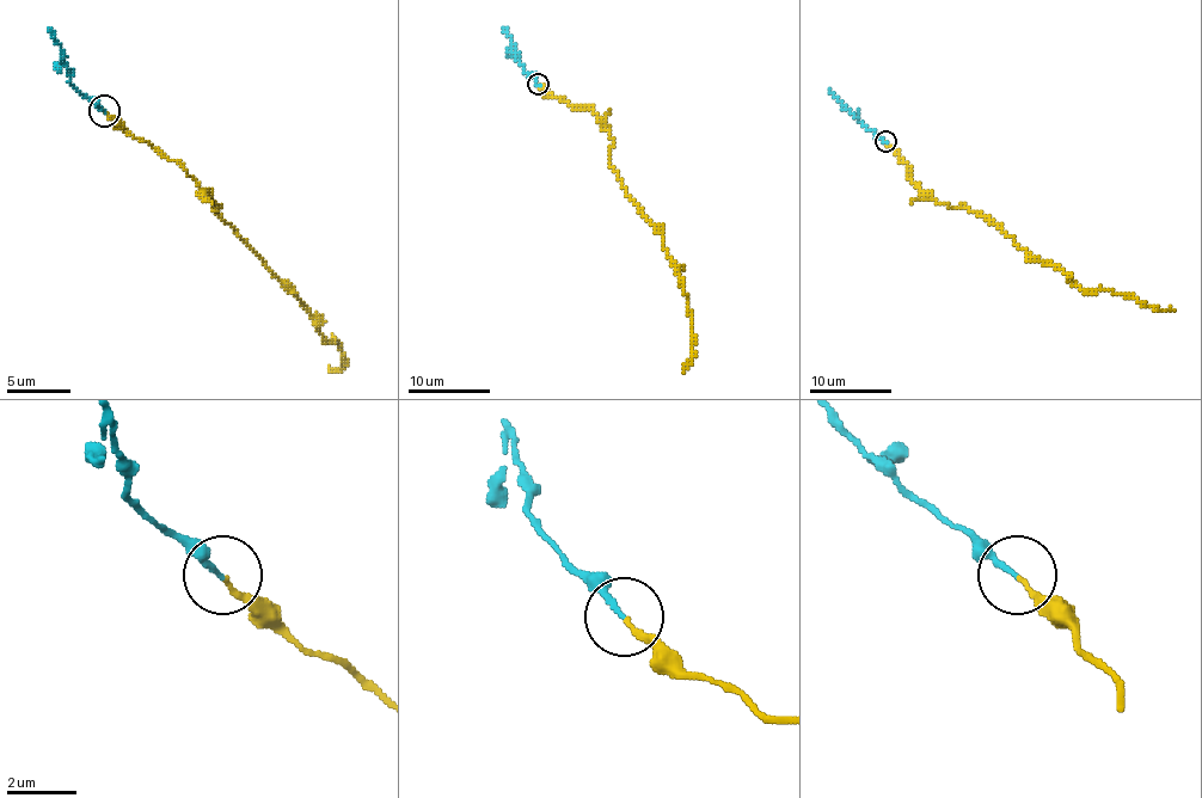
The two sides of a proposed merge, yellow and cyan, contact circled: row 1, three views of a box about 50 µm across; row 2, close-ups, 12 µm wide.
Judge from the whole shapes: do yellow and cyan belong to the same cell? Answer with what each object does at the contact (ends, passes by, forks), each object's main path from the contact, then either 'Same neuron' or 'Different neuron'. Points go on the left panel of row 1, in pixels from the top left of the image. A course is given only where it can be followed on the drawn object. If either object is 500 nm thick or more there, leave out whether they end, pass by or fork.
At the ring yellow ends. At the ring cyan ends. Course of yellow: (105, 110), (181, 166), (219, 208), (212, 210), (294, 293), (326, 341), (335, 337), (342, 366), (329, 369). Course of cyan: (105, 110), (69, 81), (63, 50), (48, 28). Same neuron

